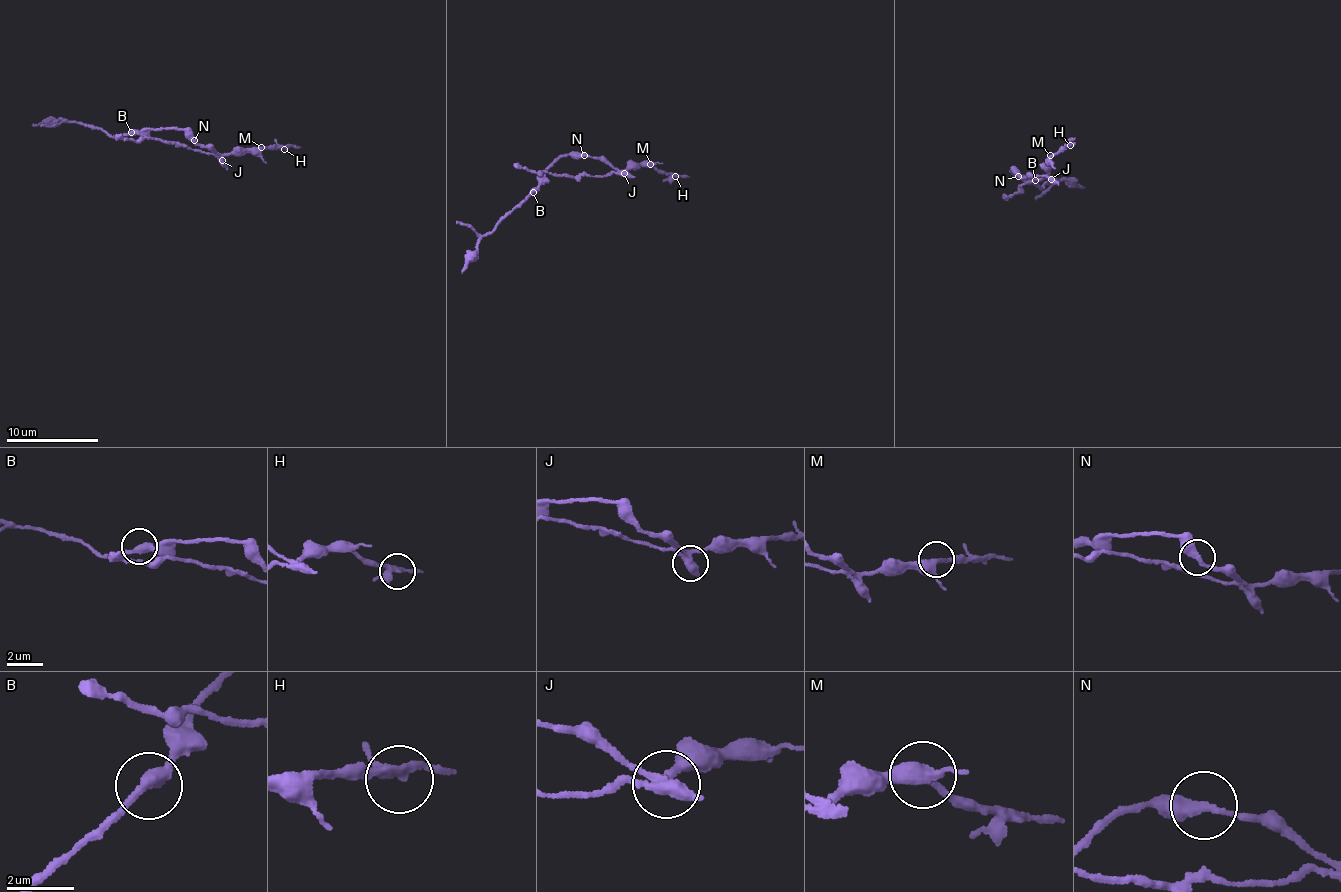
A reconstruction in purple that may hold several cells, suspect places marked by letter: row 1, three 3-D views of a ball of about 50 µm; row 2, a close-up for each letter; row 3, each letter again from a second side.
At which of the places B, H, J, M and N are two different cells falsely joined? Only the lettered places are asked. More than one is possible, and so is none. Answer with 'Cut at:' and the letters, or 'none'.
Cut at: J

